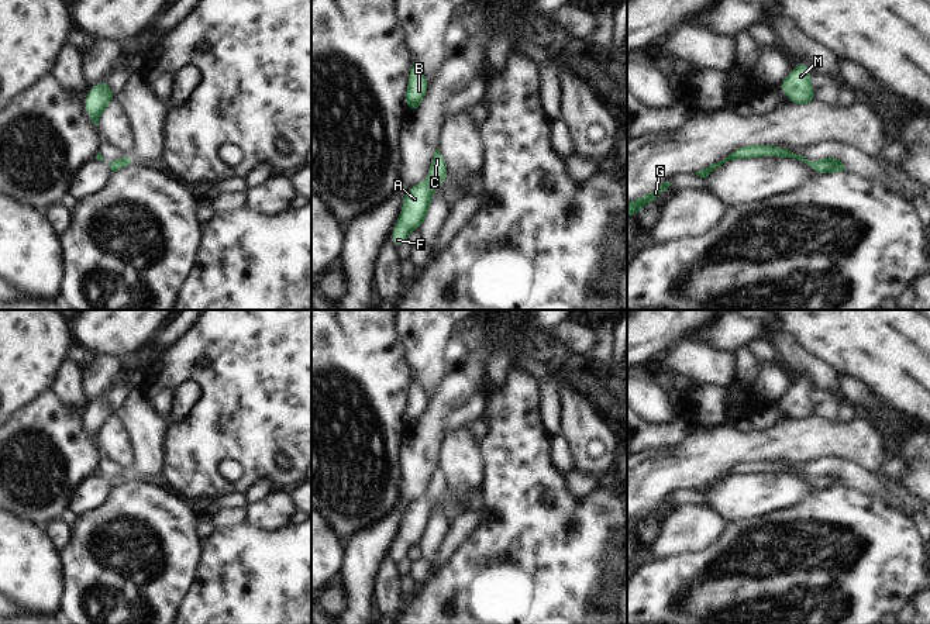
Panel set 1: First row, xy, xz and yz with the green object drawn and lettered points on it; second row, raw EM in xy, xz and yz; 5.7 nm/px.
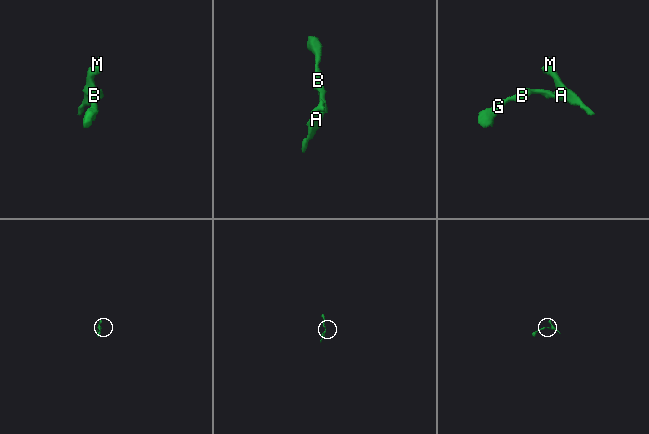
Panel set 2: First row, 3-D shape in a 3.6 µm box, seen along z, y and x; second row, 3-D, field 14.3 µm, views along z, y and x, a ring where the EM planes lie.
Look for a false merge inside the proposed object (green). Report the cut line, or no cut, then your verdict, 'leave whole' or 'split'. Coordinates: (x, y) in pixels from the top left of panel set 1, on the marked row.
cut none; leave whole

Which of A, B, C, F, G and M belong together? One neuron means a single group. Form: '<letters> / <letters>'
A B C F G M

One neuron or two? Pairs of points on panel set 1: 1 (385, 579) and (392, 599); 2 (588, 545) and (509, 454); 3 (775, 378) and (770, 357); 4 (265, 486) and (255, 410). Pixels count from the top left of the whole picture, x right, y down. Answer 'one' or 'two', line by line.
1: one
2: one
3: one
4: two

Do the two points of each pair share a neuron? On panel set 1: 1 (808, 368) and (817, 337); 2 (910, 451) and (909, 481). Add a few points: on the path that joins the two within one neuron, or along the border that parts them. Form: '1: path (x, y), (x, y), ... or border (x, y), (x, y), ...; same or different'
1: border (788, 333), (803, 350), (837, 372); different
2: path (915, 458), (915, 473); same

